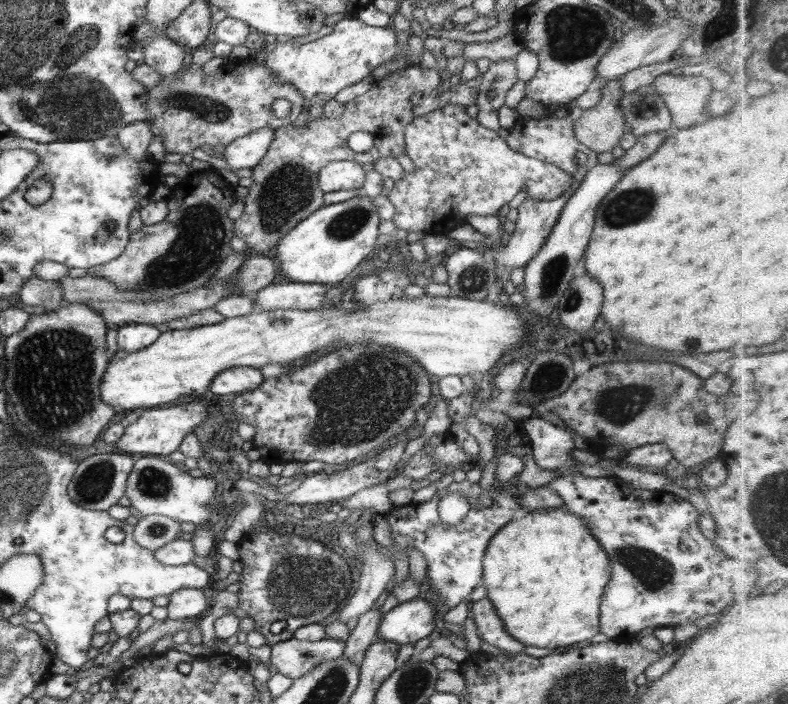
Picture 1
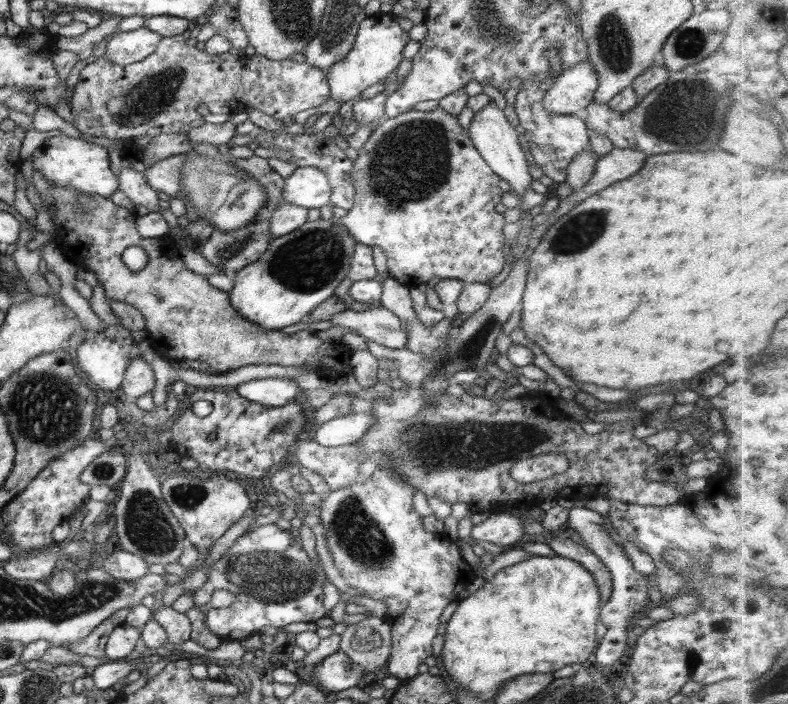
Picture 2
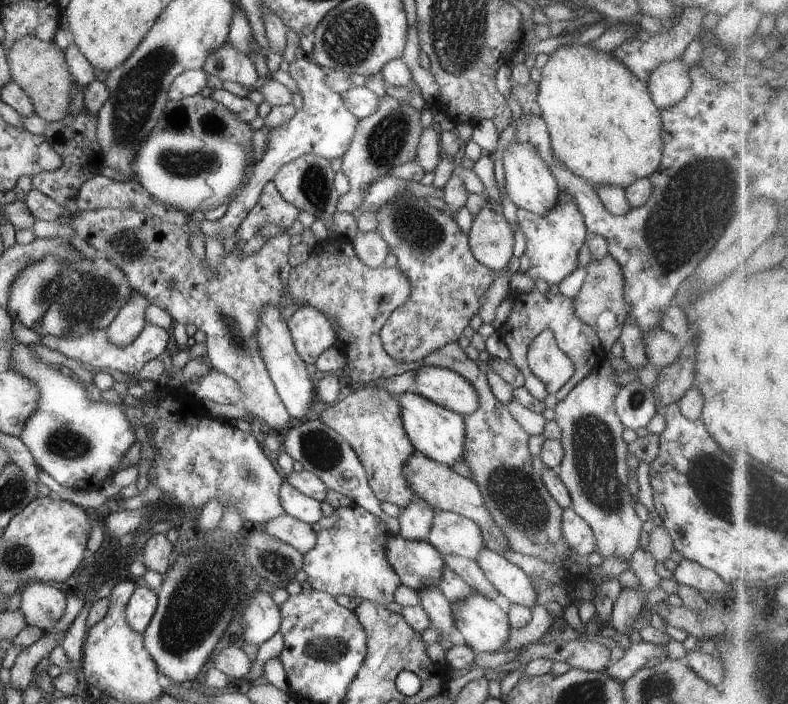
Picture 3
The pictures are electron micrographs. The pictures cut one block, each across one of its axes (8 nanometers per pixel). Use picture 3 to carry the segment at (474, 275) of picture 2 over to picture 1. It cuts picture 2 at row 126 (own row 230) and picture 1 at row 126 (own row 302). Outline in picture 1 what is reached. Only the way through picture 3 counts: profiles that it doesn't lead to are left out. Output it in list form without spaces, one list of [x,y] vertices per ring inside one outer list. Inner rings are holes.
[[[446,105],[416,116],[405,126],[405,153],[412,159],[415,169],[412,173],[406,171],[404,176],[396,180],[387,197],[396,207],[391,218],[396,230],[447,235],[450,230],[468,224],[469,214],[498,215],[500,208],[508,204],[522,186],[526,186],[528,197],[540,200],[555,199],[572,186],[573,177],[570,174],[557,166],[512,150],[497,131],[478,124],[466,113],[466,109],[460,105]]]

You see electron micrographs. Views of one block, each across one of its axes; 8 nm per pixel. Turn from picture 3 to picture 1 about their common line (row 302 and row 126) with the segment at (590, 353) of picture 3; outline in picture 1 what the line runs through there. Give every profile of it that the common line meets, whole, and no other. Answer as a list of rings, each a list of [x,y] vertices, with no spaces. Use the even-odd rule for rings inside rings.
[[[549,115],[543,119],[521,116],[509,129],[509,135],[506,136],[505,141],[512,150],[561,168],[573,177],[573,183],[568,190],[552,200],[540,200],[528,196],[524,199],[517,208],[519,213],[515,221],[516,230],[513,234],[505,239],[501,247],[485,250],[486,254],[490,254],[497,264],[498,273],[506,268],[512,270],[519,266],[525,267],[542,250],[548,235],[552,233],[554,225],[558,222],[566,201],[582,184],[586,173],[598,164],[599,152],[590,150],[576,138],[573,123],[574,121],[568,115],[563,118],[554,118],[554,115]]]

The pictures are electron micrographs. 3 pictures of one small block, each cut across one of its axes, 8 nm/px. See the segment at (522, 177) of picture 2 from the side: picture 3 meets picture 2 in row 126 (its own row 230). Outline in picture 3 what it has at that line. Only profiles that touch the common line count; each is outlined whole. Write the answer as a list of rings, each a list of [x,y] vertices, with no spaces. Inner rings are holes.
[[[490,205],[481,208],[467,235],[472,254],[480,264],[493,271],[507,268],[514,256],[514,230],[503,214],[495,212]]]

